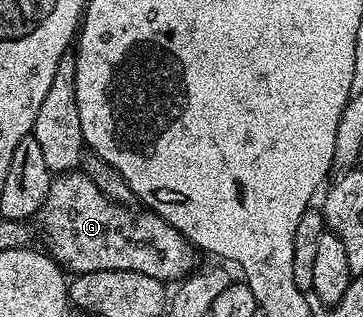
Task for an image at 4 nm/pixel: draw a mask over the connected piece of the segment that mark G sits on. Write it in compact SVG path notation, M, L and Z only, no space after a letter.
M73 170L53 179L50 194L46 194L46 202L38 213L38 221L48 239L47 251L69 273L136 271L163 282L183 280L197 267L197 249L155 212L136 210L106 198L83 171Z

